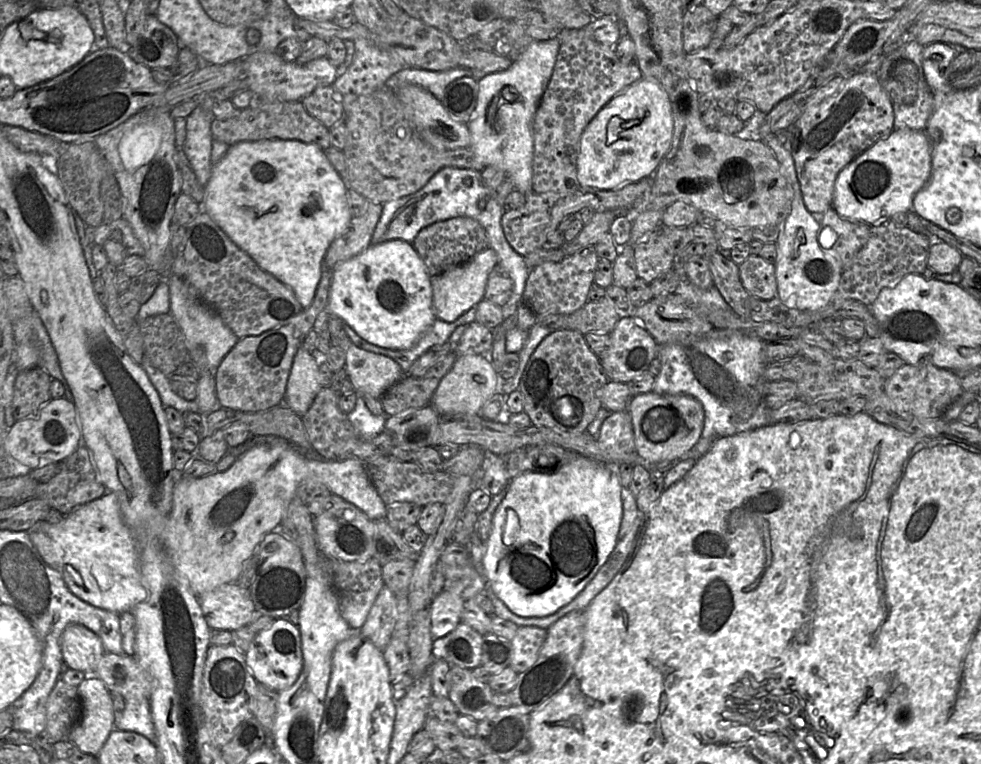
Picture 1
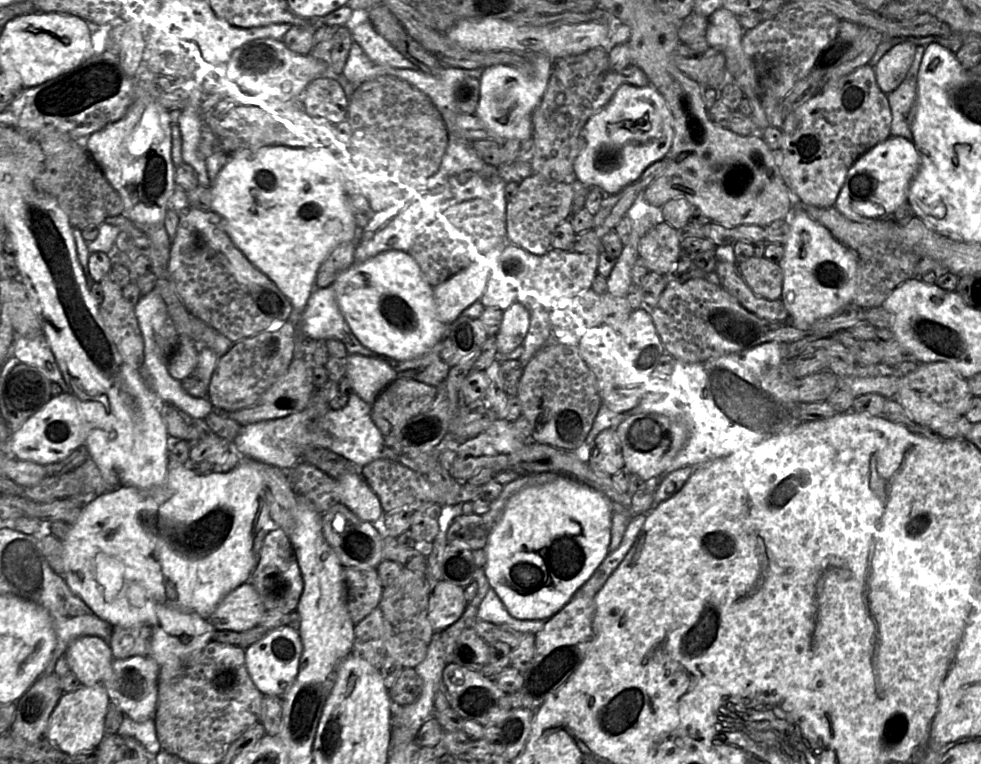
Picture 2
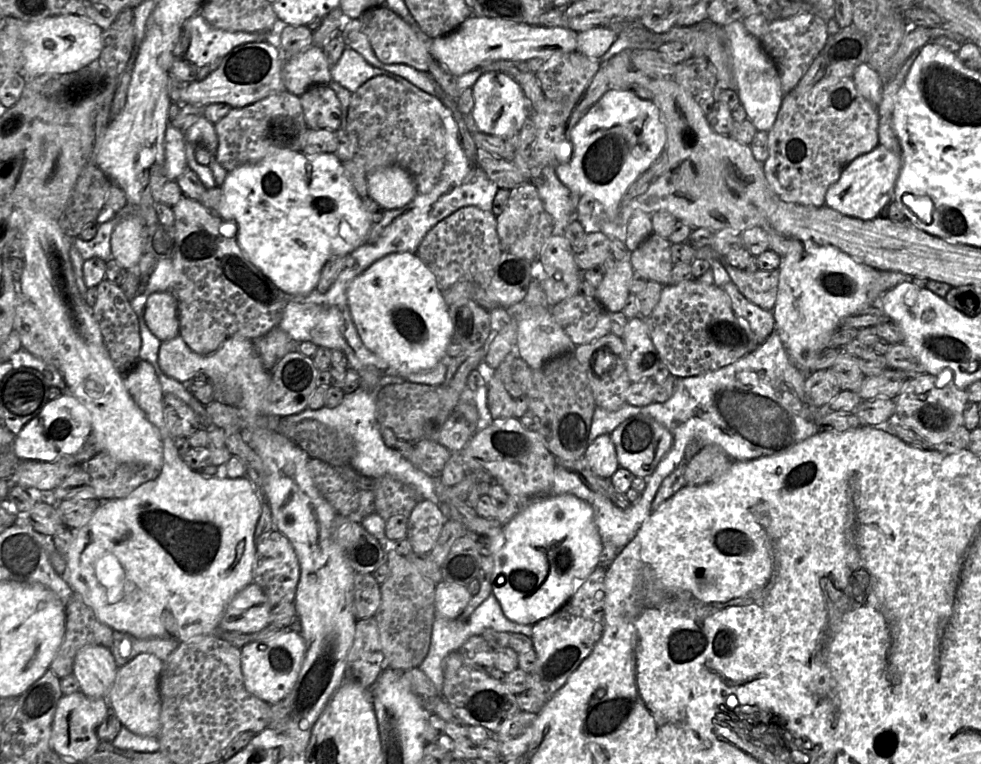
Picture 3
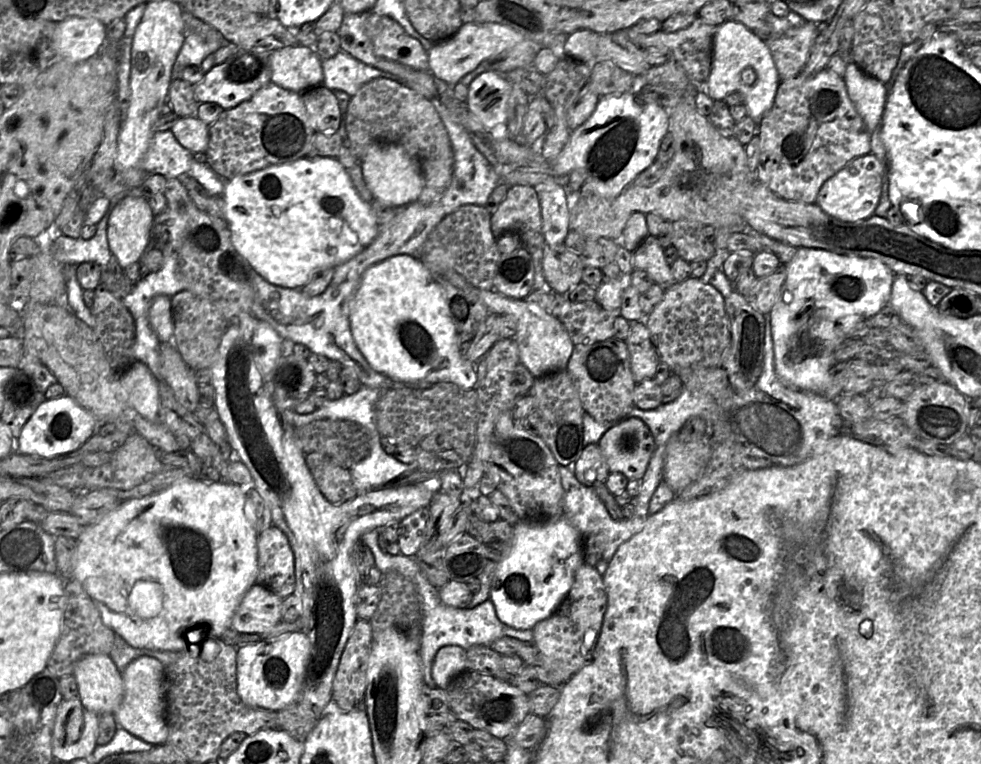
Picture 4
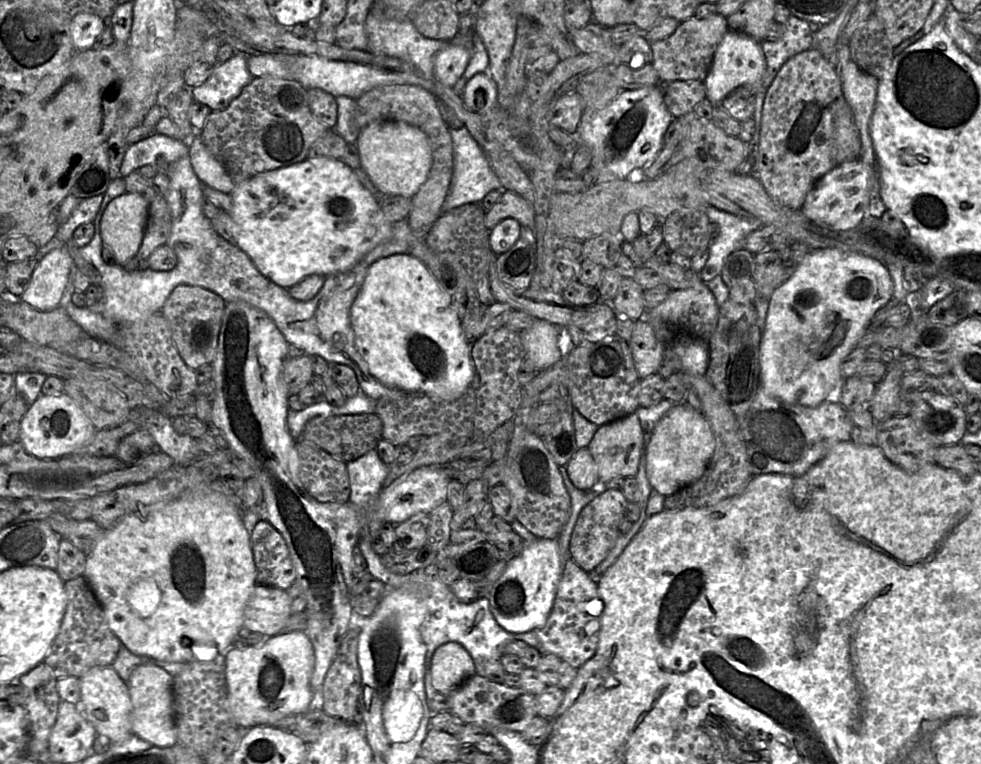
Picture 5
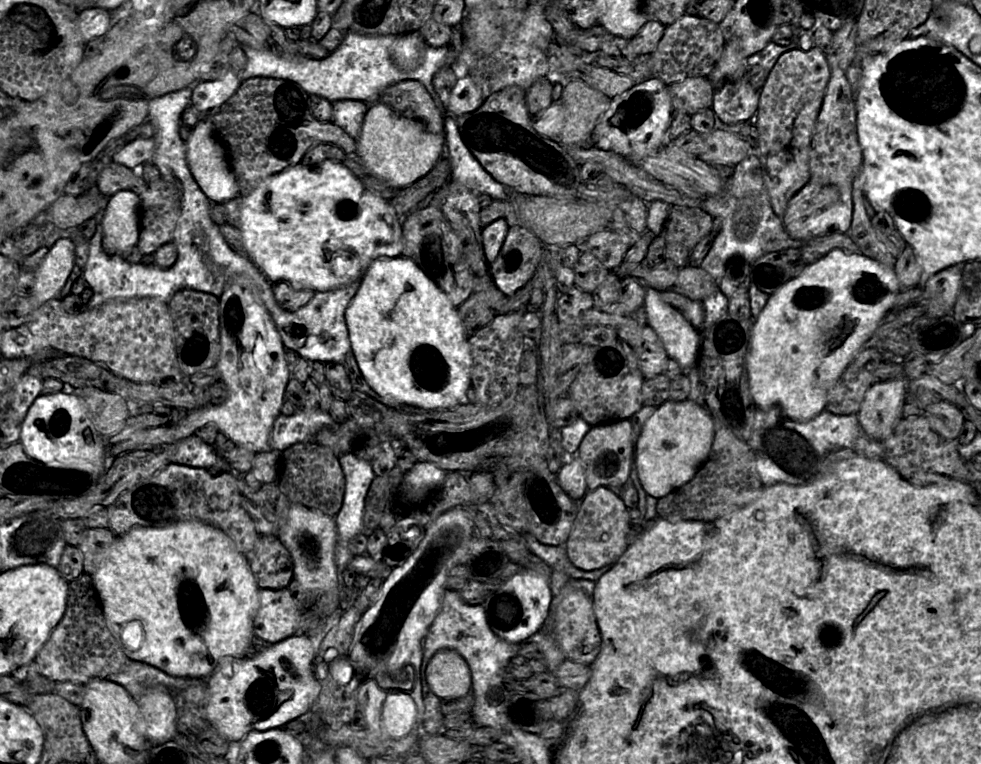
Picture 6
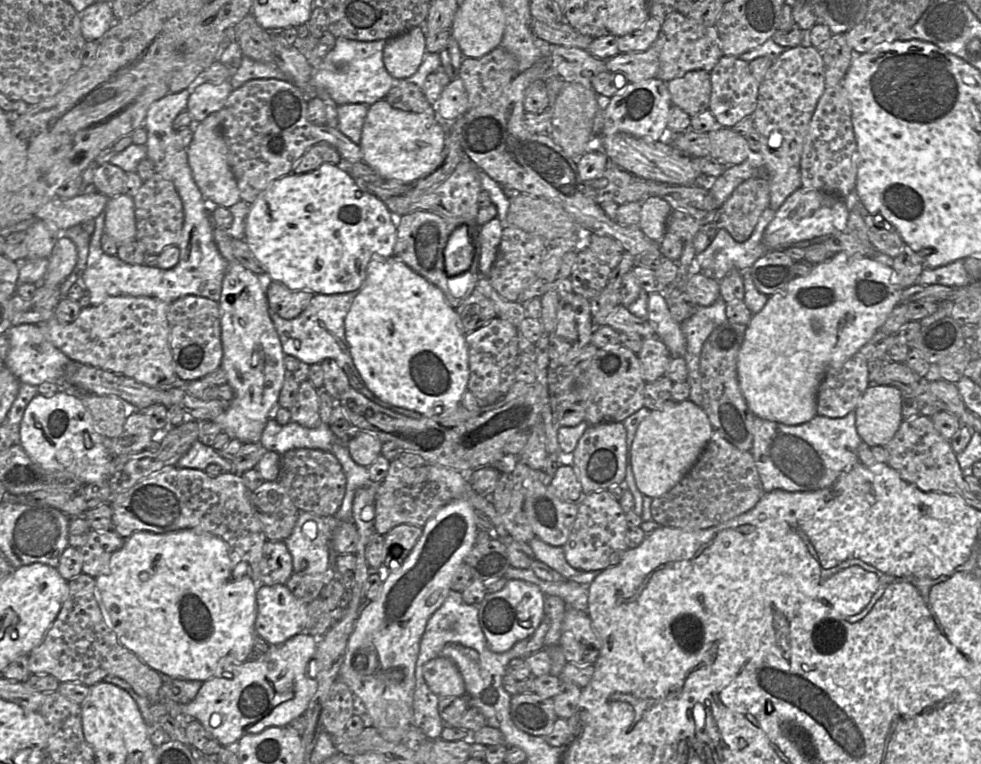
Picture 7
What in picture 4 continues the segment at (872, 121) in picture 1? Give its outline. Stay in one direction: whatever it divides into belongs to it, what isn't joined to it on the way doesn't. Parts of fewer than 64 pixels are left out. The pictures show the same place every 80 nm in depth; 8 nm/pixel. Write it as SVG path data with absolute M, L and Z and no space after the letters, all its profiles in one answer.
M827 68L811 77L800 73L780 82L772 107L759 122L759 139L758 181L784 200L806 204L815 203L824 182L848 162L871 152L871 134L848 96L843 78Z

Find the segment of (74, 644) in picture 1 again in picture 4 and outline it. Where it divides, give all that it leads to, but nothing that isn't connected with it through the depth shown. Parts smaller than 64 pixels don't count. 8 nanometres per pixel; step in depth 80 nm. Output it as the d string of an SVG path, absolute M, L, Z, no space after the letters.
M110 655L82 657L72 675L76 678L78 697L87 710L99 716L115 713L123 698L124 684Z

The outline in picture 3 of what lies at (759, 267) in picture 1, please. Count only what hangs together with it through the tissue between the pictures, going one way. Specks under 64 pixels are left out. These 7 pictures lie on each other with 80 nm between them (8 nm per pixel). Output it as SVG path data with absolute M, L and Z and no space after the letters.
M723 261L730 281L750 302L764 310L773 310L776 304L780 272L775 270L760 270L747 272L737 269Z

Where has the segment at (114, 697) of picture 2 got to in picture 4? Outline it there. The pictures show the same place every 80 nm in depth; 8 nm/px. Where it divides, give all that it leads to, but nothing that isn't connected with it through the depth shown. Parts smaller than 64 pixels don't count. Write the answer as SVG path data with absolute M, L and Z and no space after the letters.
M142 656L132 661L121 672L124 694L114 713L118 727L153 746L165 744L169 732L166 718L165 670L166 667L152 657Z

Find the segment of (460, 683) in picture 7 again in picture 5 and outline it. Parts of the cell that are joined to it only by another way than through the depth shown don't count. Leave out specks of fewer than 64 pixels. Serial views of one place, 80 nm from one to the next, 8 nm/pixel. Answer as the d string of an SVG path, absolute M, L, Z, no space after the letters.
M448 642L435 650L430 673L435 690L449 696L468 678L476 674L475 663L462 645Z

